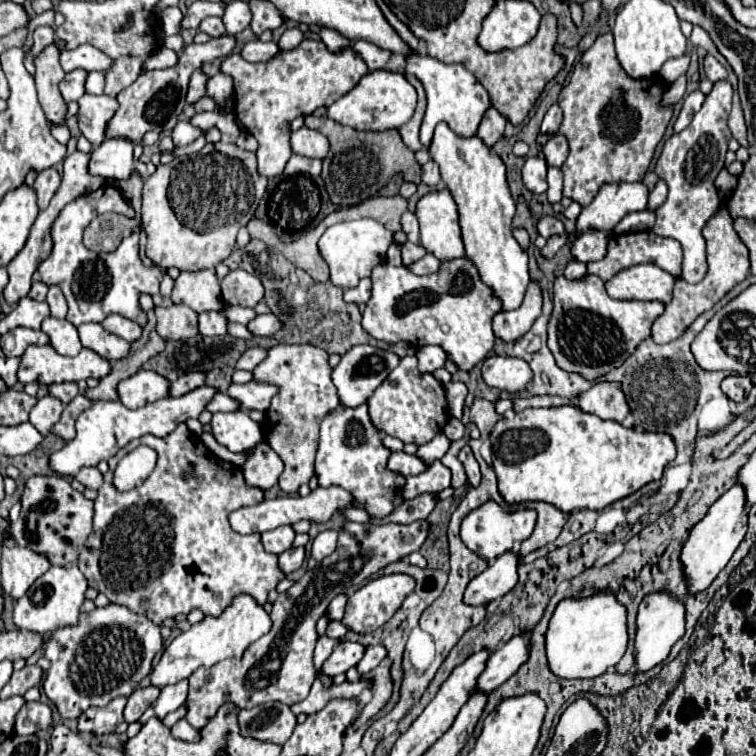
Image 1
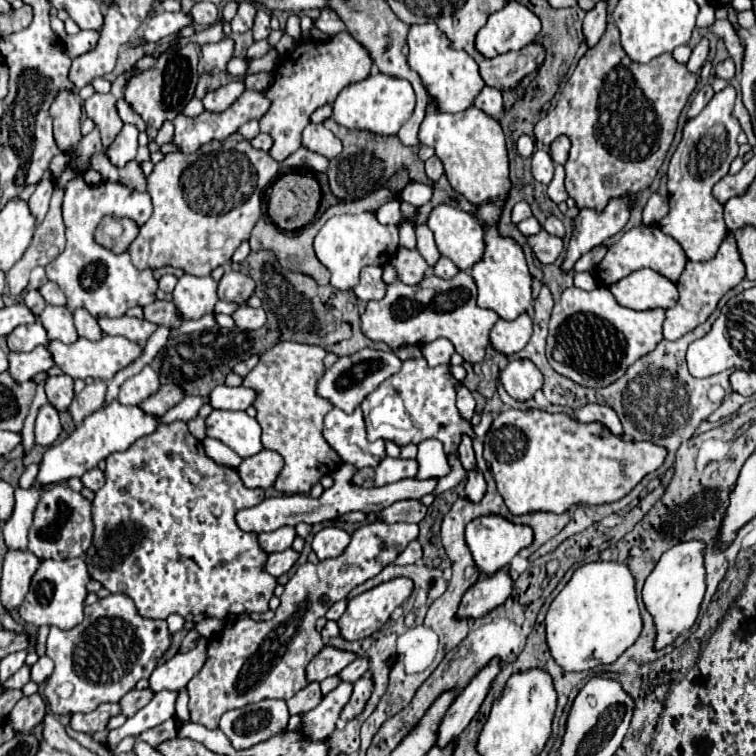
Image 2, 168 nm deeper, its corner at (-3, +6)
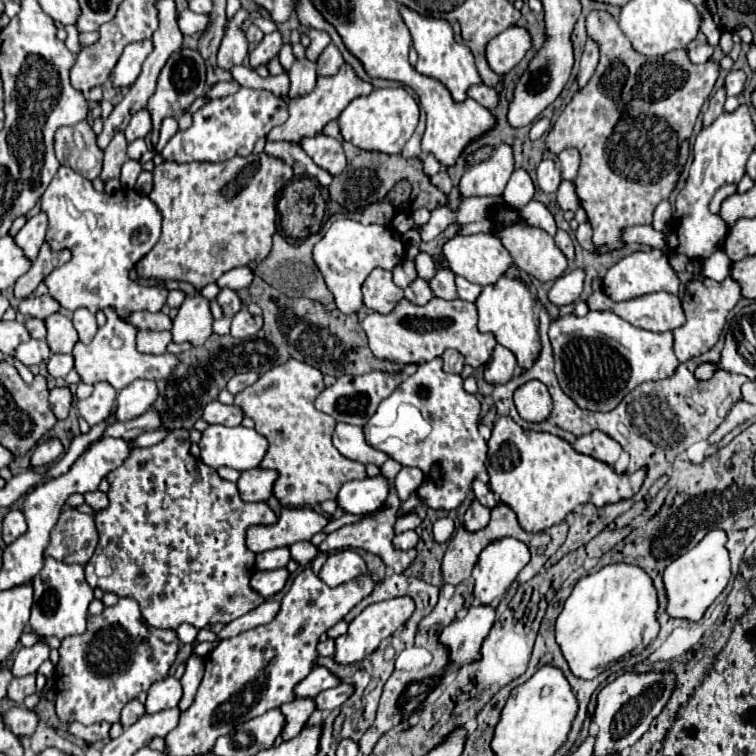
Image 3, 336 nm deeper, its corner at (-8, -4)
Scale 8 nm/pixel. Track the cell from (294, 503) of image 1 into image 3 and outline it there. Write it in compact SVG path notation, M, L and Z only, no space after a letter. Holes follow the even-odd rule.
M300 507L280 511L280 517L274 525L254 525L246 531L246 545L250 551L260 553L276 547L290 547L296 541L308 541L314 533L322 531L330 523L322 513Z

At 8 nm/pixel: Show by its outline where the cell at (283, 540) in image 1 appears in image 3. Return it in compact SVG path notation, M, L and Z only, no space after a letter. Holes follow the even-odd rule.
M276 547L272 551L264 551L256 555L256 569L278 569L286 567L290 561L290 549L288 547Z

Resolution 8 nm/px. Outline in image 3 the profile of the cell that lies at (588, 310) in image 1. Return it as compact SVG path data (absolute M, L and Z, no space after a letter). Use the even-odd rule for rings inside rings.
M588 311L584 317L564 315L550 325L550 341L556 361L556 377L562 391L578 407L590 411L610 411L636 385L664 379L676 369L672 333L638 329L614 311Z

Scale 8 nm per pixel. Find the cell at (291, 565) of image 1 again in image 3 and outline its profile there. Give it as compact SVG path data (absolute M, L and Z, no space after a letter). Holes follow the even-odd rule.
M272 569L272 571L256 571L252 575L252 589L264 595L266 599L280 593L288 581L288 569Z

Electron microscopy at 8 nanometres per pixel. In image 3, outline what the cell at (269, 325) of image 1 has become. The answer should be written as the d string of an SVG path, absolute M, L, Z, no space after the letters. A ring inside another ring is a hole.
M244 307L242 311L238 311L232 319L232 337L239 340L246 340L256 336L258 331L262 329L262 317L254 317L248 313L248 309Z

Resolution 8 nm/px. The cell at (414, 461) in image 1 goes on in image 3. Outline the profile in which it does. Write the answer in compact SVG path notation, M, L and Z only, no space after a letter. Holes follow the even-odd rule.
M382 473L366 477L362 481L348 481L338 493L338 503L346 513L370 513L376 511L390 493L390 479Z

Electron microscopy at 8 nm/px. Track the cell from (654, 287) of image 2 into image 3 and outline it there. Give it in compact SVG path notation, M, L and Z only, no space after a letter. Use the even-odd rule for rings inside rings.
M594 291L588 297L590 309L610 309L634 327L648 331L674 331L684 323L684 311L680 299L676 295L668 295L664 291L640 295L628 301L612 301L602 291Z

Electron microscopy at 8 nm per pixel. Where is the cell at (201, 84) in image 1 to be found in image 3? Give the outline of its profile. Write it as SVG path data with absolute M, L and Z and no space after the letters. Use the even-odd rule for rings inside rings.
M240 9L232 21L226 25L226 33L218 51L218 67L230 71L234 65L242 65L244 57L248 55L248 41L244 37L244 31L240 29L242 21L248 19L248 13Z

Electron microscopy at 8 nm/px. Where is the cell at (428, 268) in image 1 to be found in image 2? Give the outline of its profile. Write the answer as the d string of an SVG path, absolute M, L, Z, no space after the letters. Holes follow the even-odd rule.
M441 257L437 261L437 265L433 267L433 273L437 277L441 277L441 279L451 279L451 277L455 277L455 273L459 273L459 269L457 269L457 265L453 261L449 261L447 257Z

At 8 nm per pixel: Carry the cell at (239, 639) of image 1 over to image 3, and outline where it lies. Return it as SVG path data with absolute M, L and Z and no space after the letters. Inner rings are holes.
M166 677L162 681L156 681L148 689L148 699L146 699L146 713L158 713L160 709L170 709L176 707L178 701L182 699L182 685L176 677Z

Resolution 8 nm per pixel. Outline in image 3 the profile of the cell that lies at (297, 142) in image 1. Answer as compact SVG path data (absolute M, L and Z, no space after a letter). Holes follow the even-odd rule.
M316 135L300 141L300 147L310 155L310 159L326 169L330 175L338 175L346 167L346 155L342 151L342 143L328 135Z

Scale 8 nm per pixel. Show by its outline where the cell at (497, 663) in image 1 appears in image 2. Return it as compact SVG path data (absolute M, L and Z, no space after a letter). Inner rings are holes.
M493 659L485 669L479 671L479 675L451 703L451 707L443 715L439 729L437 729L437 741L435 741L437 747L447 747L471 723L471 719L477 715L477 711L491 687L491 681L495 679L499 669L501 669L499 659Z

